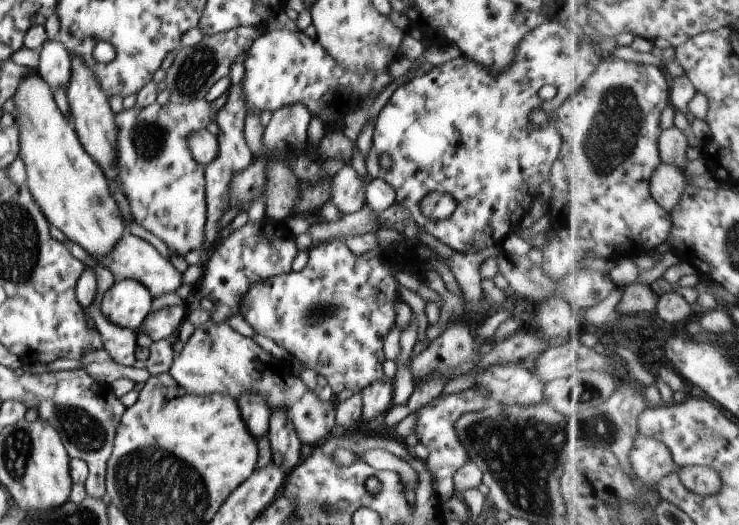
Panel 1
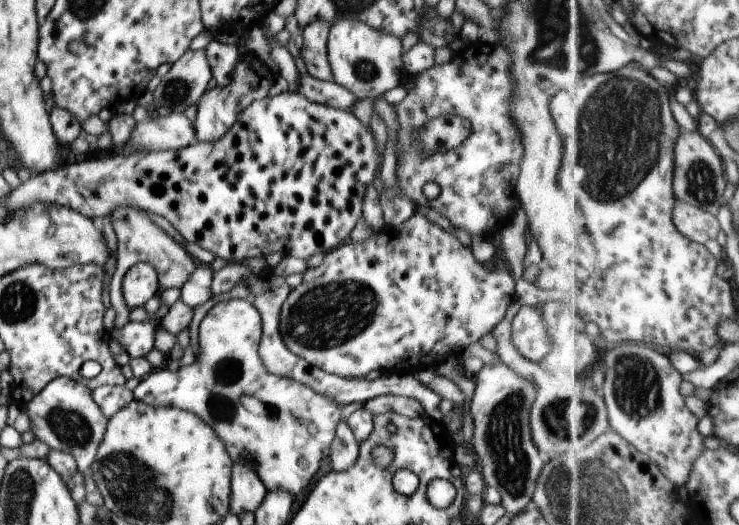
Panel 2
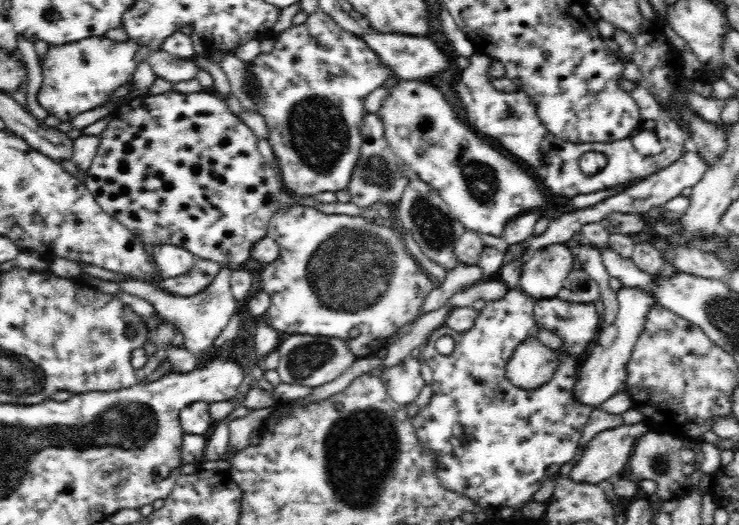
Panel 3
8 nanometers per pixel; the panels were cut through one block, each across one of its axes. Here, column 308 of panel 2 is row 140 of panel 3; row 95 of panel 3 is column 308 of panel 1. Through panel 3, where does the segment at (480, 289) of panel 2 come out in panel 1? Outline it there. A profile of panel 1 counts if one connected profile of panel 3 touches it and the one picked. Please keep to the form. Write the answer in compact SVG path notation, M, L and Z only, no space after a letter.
M390 210L386 216L390 219L390 222L392 222L392 228L379 229L378 232L375 232L376 240L378 241L377 248L370 250L370 252L366 252L366 254L362 254L362 256L354 256L354 254L352 254L342 239L333 239L327 241L326 243L320 242L319 244L313 245L310 249L307 250L309 258L307 266L304 268L304 270L301 272L295 272L291 270L291 272L288 273L281 273L255 281L247 289L247 292L243 294L241 299L239 314L248 324L250 324L250 326L254 329L254 332L272 339L280 347L286 349L294 359L296 358L296 360L298 360L298 362L303 367L315 370L318 372L318 375L324 376L330 387L332 387L334 397L346 389L350 389L352 393L361 392L372 382L378 381L385 376L383 372L383 362L386 360L383 352L384 337L395 325L394 306L399 301L402 301L400 294L397 292L397 286L400 284L398 284L398 281L393 274L408 273L408 268L410 268L410 266L408 266L408 264L410 264L410 259L413 256L418 256L418 248L420 248L421 244L420 240L418 239L415 240L417 244L414 247L410 247L408 245L408 241L410 238L416 238L416 232L412 232L412 228L410 228L410 226L408 226L408 232L406 232L406 230L404 230L404 232L397 232L397 230L400 230L400 228L396 228L396 222L398 222L398 220L394 220L394 213L392 210Z

